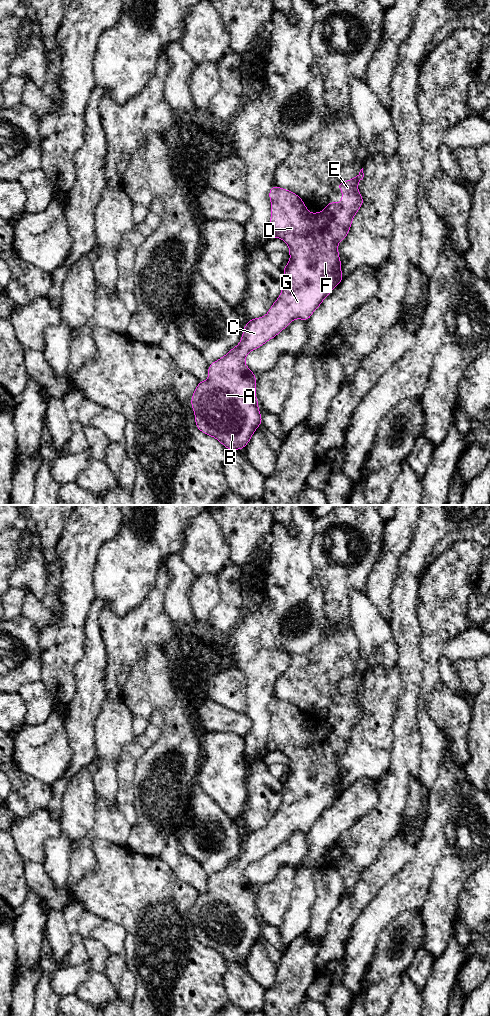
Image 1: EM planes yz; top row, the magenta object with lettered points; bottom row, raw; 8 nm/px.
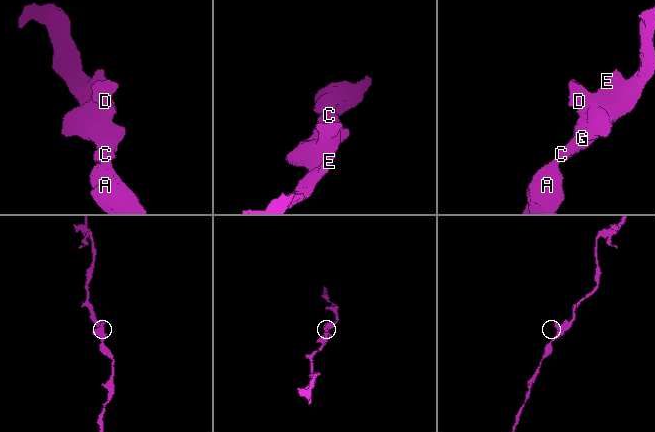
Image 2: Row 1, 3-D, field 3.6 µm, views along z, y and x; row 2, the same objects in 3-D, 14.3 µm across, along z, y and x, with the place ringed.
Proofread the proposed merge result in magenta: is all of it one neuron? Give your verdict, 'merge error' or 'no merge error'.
no merge error

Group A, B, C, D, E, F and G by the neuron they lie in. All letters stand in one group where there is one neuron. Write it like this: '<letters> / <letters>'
A B C D E F G

